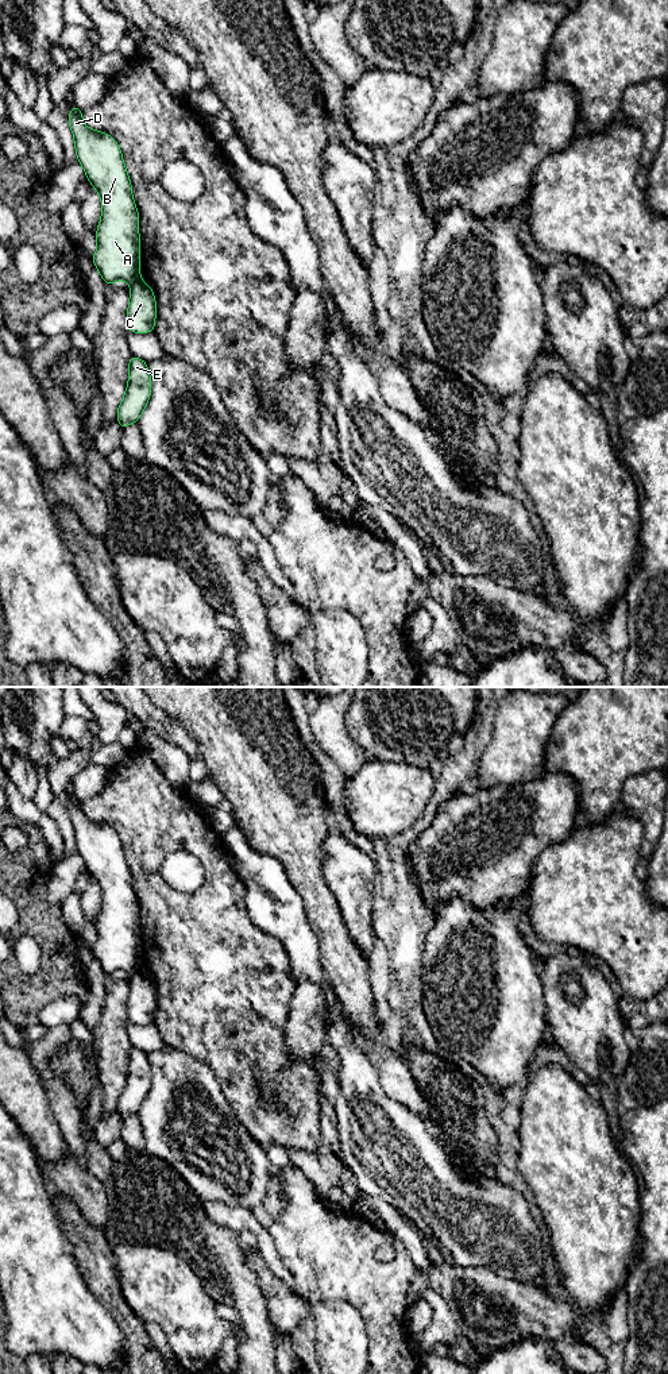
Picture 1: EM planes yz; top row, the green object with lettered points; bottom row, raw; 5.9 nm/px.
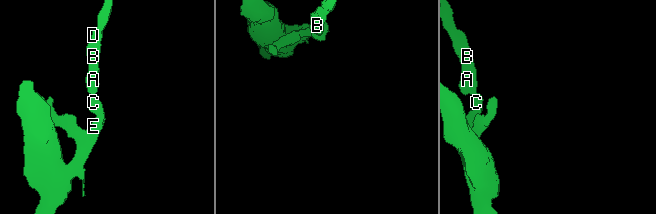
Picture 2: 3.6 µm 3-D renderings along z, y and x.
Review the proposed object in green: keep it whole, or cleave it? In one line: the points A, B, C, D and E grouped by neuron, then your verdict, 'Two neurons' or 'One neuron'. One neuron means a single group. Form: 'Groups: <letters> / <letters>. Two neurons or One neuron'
Groups: A B D / C E. Two neurons

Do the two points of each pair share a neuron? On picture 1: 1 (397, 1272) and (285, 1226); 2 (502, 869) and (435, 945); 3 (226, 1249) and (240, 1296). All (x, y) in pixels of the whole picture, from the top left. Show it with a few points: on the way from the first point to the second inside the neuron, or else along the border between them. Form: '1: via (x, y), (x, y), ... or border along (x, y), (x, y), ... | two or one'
1: via (369, 1272), (350, 1272), (313, 1238) | one
2: border along (439, 904), (459, 898), (468, 906), (483, 911) | two
3: via (226, 1261), (231, 1280), (235, 1284) | one

